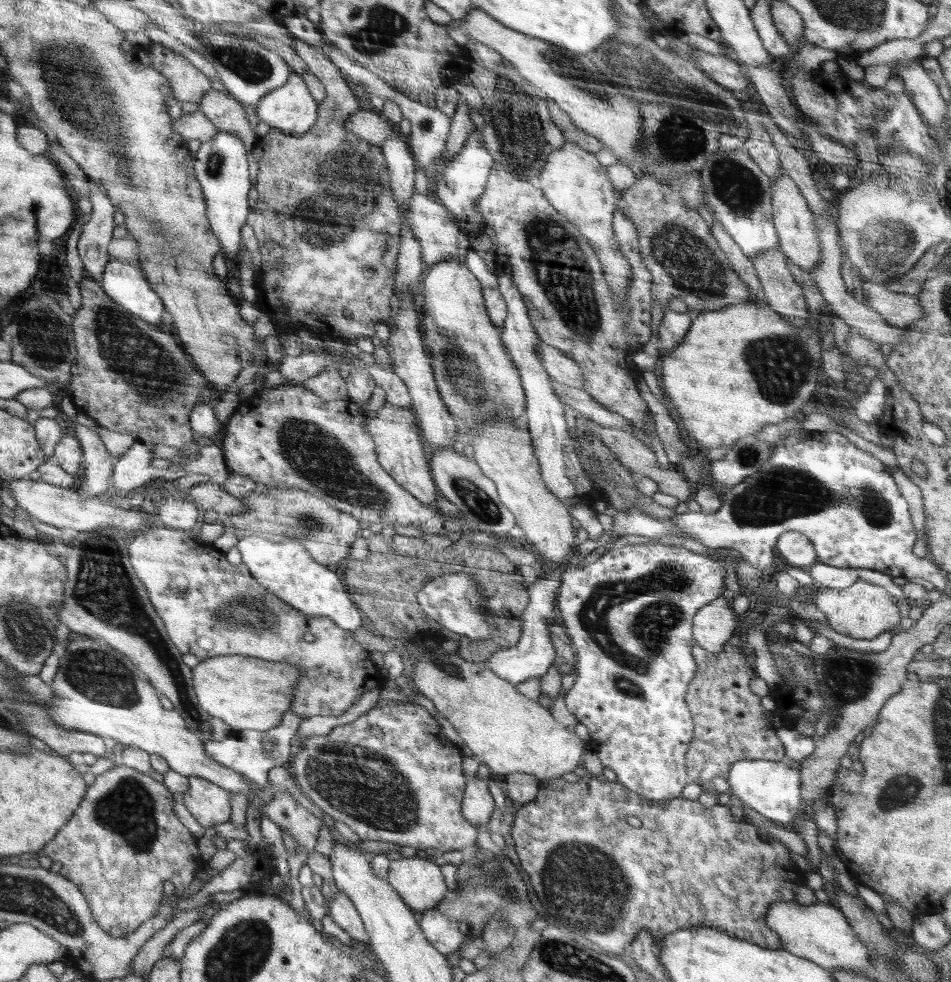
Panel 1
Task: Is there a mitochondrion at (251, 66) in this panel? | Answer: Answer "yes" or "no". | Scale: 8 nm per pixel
yes

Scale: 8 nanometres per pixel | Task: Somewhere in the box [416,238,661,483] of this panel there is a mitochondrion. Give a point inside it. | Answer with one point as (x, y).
(466, 383)

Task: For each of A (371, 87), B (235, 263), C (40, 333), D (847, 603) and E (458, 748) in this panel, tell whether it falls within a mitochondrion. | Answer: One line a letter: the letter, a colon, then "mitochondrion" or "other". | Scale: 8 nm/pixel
A: other
B: other
C: mitochondrion
D: other
E: other

